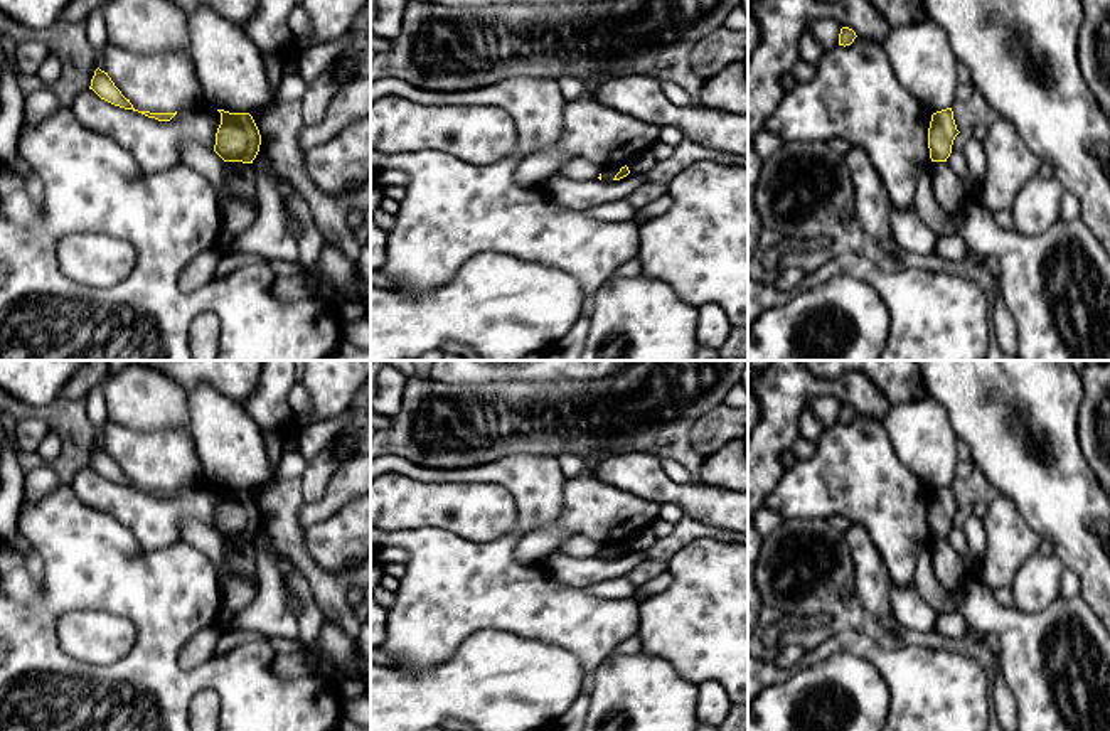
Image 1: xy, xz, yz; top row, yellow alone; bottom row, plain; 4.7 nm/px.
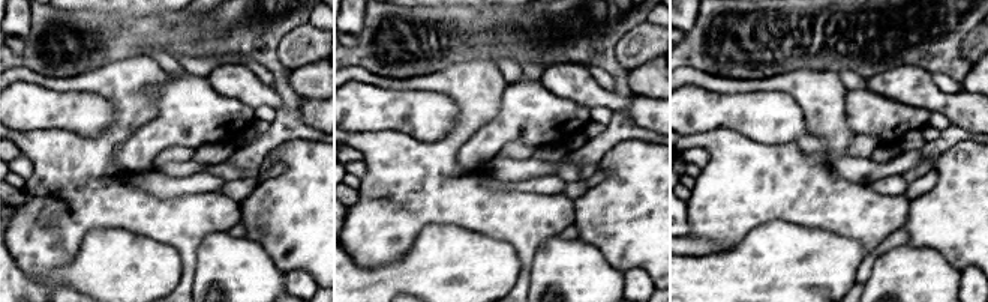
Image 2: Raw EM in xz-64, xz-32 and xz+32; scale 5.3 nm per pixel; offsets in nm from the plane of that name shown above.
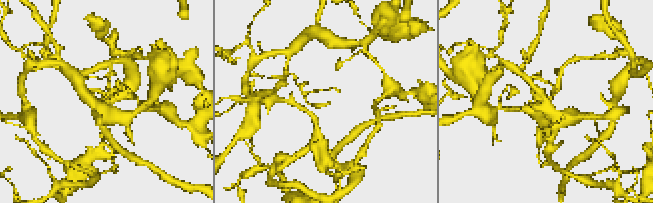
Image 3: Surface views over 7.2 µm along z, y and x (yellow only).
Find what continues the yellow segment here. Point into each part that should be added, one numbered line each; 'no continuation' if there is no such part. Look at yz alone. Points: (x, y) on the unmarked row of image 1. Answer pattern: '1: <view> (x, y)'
no continuation

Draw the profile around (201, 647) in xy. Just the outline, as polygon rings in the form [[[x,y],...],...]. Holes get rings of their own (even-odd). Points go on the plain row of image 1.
[[[216,623],[197,632],[177,655],[177,664],[184,670],[194,670],[216,655],[216,643],[222,628]]]

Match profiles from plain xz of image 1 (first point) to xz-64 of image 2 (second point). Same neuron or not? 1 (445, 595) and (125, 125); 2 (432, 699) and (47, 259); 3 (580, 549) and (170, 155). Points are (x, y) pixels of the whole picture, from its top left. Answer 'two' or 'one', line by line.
1: one
2: two
3: one

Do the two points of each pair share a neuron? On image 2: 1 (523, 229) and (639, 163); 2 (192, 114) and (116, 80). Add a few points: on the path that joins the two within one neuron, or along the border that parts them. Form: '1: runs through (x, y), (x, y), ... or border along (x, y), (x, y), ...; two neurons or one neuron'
1: border along (573, 202), (574, 223); two neurons
2: border along (167, 75), (158, 93), (158, 111), (137, 128); two neurons

